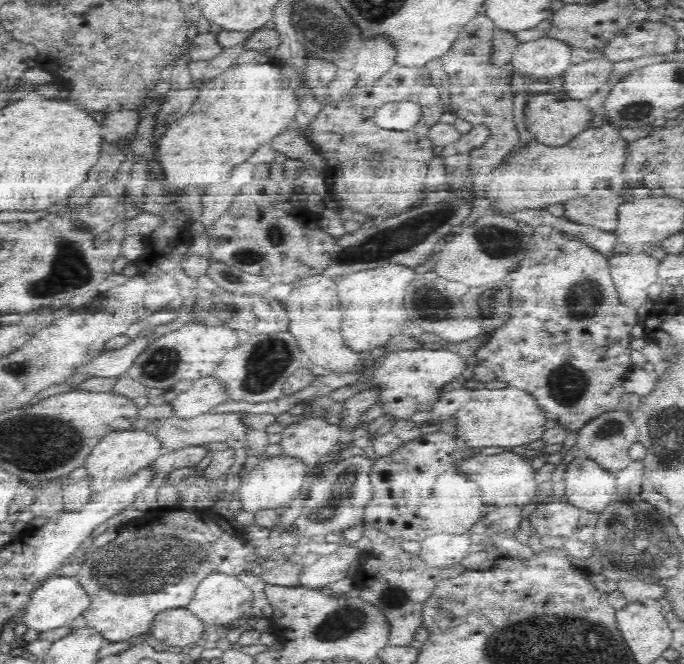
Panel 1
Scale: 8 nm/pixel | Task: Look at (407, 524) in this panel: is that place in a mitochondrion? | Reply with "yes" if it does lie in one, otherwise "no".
no

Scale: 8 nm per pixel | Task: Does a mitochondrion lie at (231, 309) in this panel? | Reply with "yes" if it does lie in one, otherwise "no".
yes

